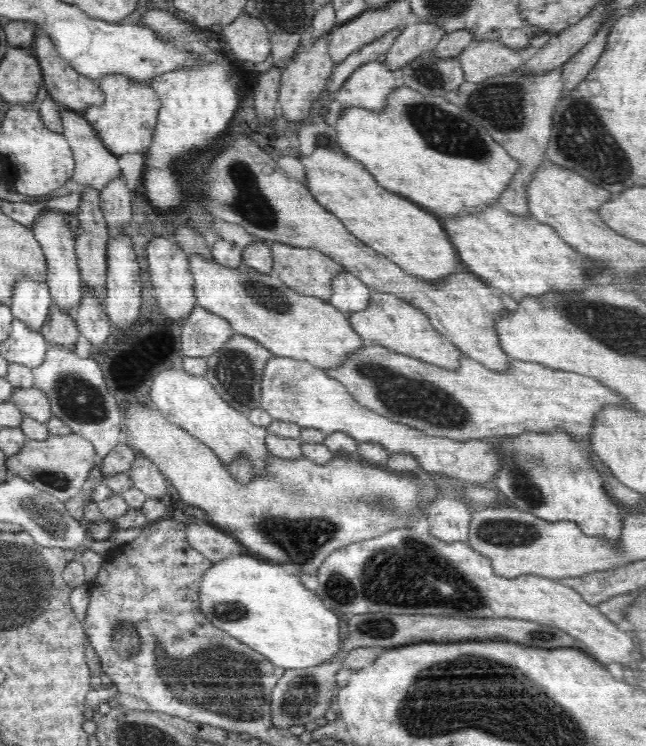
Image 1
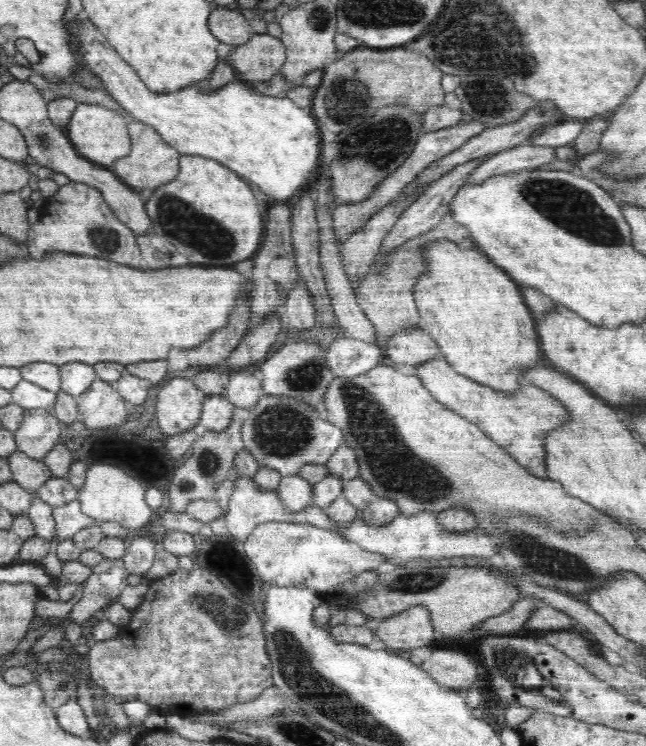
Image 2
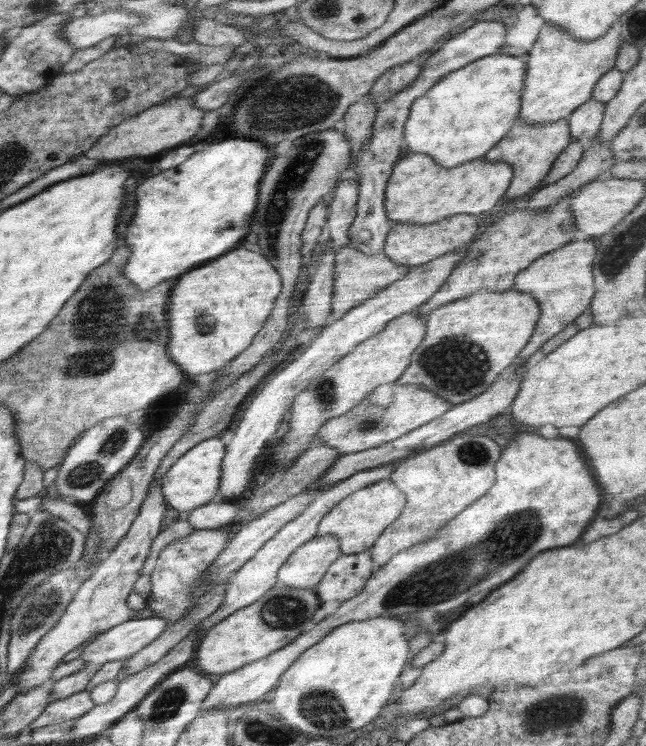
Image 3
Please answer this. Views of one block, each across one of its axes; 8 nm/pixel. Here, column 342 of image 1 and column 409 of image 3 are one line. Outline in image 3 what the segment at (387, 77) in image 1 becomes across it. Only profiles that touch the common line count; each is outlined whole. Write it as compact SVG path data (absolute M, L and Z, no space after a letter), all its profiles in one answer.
M481 21L447 40L436 52L429 56L420 74L406 89L399 90L393 97L377 106L369 141L361 148L355 165L349 173L359 181L359 197L356 218L348 227L349 245L364 254L383 252L386 237L391 231L391 221L385 211L385 188L393 171L393 165L403 155L403 130L412 103L440 81L444 76L462 68L465 64L484 56L498 53L505 45L506 27L501 22Z

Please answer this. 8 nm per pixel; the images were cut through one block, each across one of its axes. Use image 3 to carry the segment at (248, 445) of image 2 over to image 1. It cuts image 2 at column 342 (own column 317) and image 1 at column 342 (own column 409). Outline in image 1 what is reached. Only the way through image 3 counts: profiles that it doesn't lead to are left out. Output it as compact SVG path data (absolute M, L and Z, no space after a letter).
M273 355L264 368L261 384L261 407L272 416L274 421L294 422L301 428L318 429L328 436L334 432L347 433L358 443L374 442L382 445L390 453L410 454L416 458L419 466L426 472L436 472L450 478L464 480L469 483L490 483L497 478L500 470L501 456L497 454L495 444L490 444L483 439L457 442L448 438L428 436L420 430L390 421L378 415L377 412L362 406L348 391L347 388L335 378L328 376L324 369L318 368L306 361Z

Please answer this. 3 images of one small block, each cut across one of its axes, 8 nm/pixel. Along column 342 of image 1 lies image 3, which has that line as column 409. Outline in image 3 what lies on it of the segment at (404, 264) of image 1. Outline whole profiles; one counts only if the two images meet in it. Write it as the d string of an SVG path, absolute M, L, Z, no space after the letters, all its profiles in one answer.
M404 152L399 161L393 165L393 171L387 180L385 188L385 211L392 222L406 222L407 224L432 224L448 219L455 215L478 215L483 212L494 211L501 203L509 187L514 168L507 162L490 162L485 158L470 160L455 166L444 168L431 156L423 152Z

